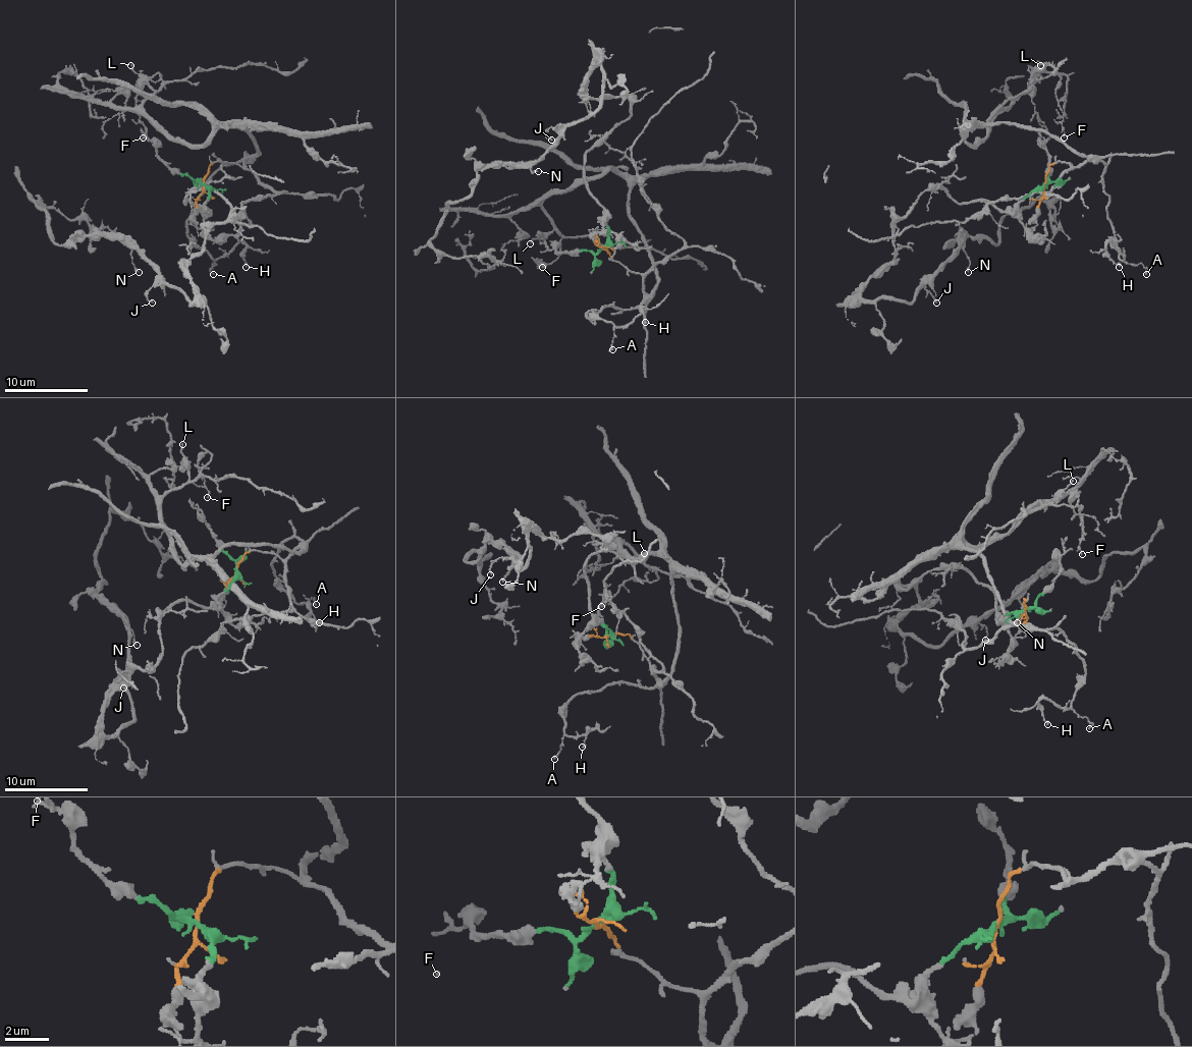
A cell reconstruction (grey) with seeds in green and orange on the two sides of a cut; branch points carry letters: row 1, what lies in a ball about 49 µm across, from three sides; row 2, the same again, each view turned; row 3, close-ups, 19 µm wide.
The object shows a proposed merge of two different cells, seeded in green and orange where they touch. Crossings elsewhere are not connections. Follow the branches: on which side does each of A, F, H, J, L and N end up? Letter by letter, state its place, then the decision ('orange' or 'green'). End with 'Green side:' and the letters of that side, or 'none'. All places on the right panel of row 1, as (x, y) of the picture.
A: place (1146, 274); orange
F: place (1064, 138); orange
H: place (1119, 267); orange
J: place (936, 302); green
L: place (1040, 65); orange
N: place (968, 272); green
Green side: J, N

